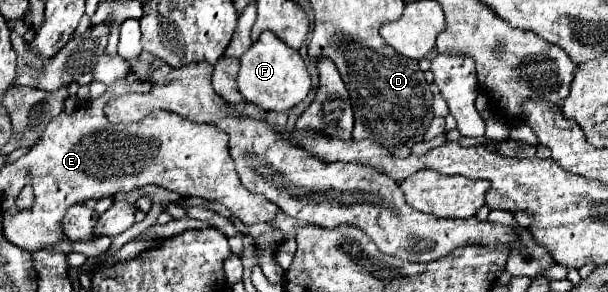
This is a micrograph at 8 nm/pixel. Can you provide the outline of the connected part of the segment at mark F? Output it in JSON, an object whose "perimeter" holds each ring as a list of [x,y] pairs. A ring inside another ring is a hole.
{"perimeter":[[[265,31],[241,57],[237,87],[249,103],[255,103],[267,111],[285,111],[307,97],[311,89],[311,77],[299,51],[285,47],[285,43],[281,43],[281,39],[277,39],[271,31]]]}

